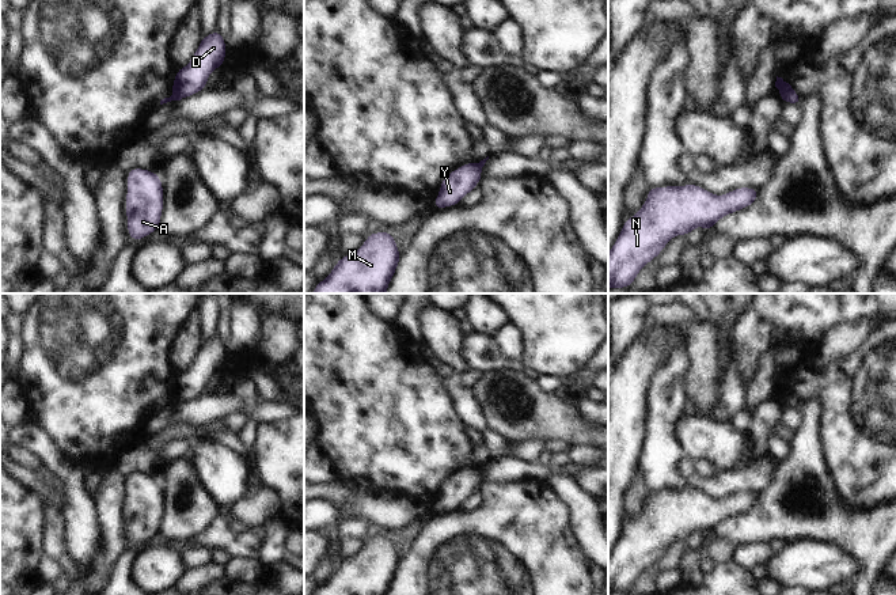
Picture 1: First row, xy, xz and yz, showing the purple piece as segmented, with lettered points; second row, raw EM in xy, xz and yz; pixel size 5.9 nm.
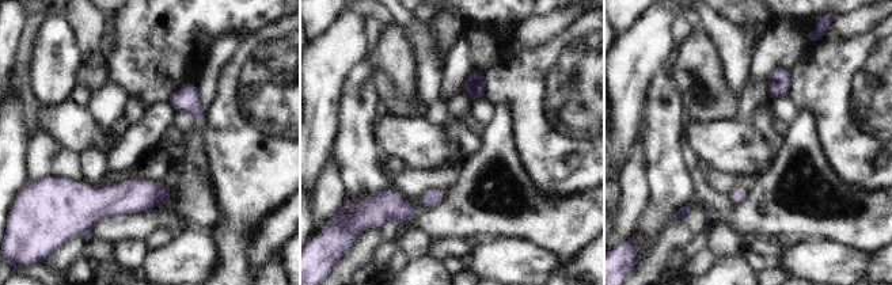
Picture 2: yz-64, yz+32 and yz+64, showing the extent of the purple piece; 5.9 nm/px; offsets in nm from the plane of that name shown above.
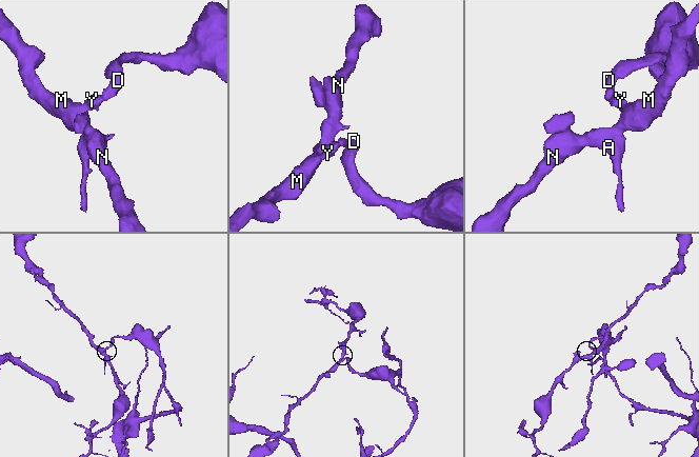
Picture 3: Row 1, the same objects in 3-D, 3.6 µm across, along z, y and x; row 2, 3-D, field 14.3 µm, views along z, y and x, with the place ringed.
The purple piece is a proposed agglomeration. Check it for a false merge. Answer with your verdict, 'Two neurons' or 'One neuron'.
Two neurons

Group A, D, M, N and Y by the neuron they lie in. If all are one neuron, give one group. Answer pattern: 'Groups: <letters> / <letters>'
Groups: A M N Y / D

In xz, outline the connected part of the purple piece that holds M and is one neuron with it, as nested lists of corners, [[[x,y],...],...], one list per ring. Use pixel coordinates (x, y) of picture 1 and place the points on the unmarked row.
[[[373,537],[357,556],[341,561],[314,595],[387,595],[400,560],[390,537]]]

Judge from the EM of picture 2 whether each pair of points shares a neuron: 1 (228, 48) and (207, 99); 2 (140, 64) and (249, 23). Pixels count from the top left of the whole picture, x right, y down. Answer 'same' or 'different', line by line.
1: same
2: same

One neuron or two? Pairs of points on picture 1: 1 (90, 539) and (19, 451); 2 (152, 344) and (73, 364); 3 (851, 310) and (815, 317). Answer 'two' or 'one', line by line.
1: two
2: one
3: one

